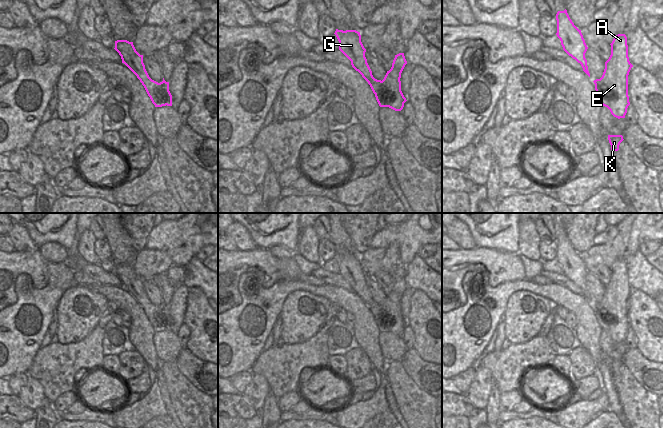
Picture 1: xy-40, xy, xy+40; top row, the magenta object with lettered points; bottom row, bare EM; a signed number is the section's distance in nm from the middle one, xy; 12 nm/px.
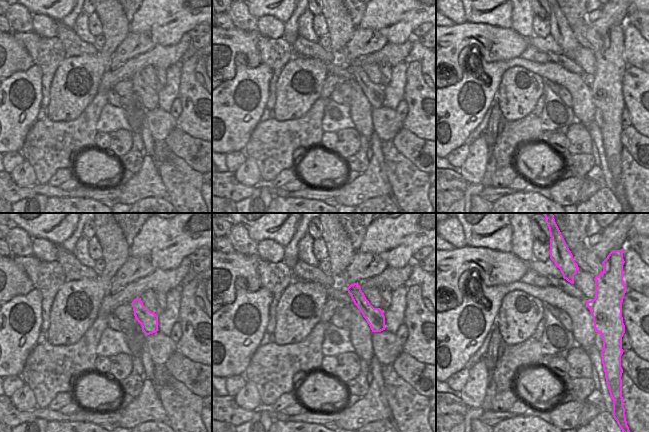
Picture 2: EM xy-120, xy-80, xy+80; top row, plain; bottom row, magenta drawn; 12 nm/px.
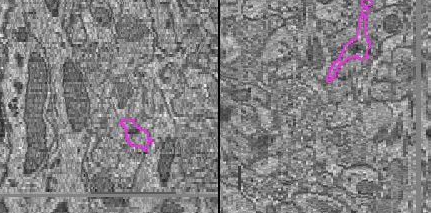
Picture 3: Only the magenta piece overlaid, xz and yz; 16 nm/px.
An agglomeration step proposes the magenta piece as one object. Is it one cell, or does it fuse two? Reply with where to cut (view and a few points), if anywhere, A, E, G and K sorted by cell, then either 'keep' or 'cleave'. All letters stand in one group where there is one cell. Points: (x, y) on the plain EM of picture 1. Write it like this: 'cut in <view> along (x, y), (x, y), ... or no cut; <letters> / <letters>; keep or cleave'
cut in xy-40 along (160, 306), (164, 312), (164, 326), (166, 328); A E K / G; cleave

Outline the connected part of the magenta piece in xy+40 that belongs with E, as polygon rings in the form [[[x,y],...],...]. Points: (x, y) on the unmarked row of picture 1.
[[[625,258],[616,259],[610,269],[611,279],[605,286],[603,299],[593,306],[600,327],[607,331],[614,341],[620,343],[625,342],[630,329],[628,299],[633,289],[629,285]]]

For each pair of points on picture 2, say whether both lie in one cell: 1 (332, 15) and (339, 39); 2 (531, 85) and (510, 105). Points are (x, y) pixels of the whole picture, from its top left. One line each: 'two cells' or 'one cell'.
1: one cell
2: one cell

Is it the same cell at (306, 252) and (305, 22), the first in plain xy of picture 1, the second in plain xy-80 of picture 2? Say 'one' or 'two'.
one

